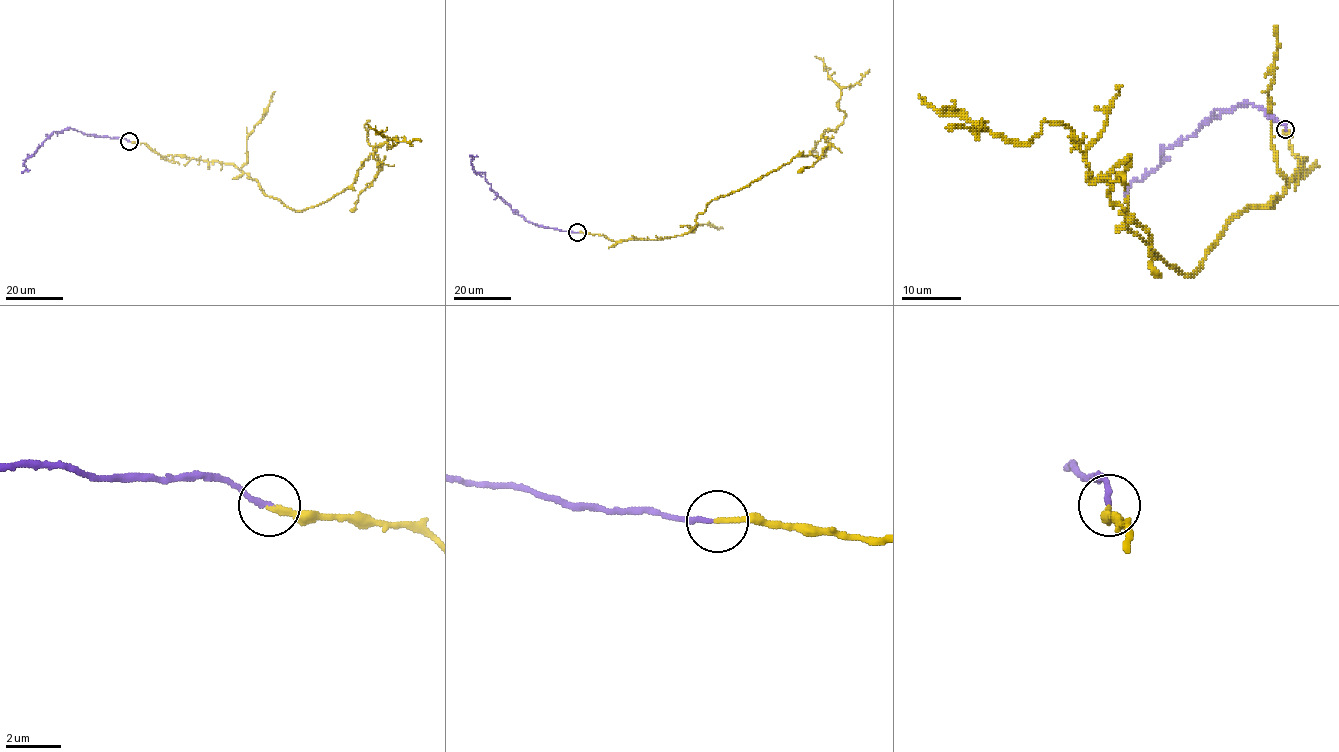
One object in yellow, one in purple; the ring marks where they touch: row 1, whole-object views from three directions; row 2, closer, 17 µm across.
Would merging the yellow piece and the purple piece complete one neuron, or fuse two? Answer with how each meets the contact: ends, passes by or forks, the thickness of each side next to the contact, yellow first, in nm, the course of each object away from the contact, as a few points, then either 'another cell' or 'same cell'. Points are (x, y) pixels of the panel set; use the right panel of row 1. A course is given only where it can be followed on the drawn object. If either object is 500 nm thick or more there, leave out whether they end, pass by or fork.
yellow ends; purple ends; calibres 200 and 180 nm; course yellow (1285, 129), (1300, 171), (1184, 274), (1127, 227), (1130, 156), (1090, 179), (1066, 125), (1013, 144), (918, 95); course purple (1285, 129), (1284, 124), (1252, 104), (1216, 109), (1197, 131), (1166, 149), (1157, 167), (1134, 180), (1125, 195); same cell

